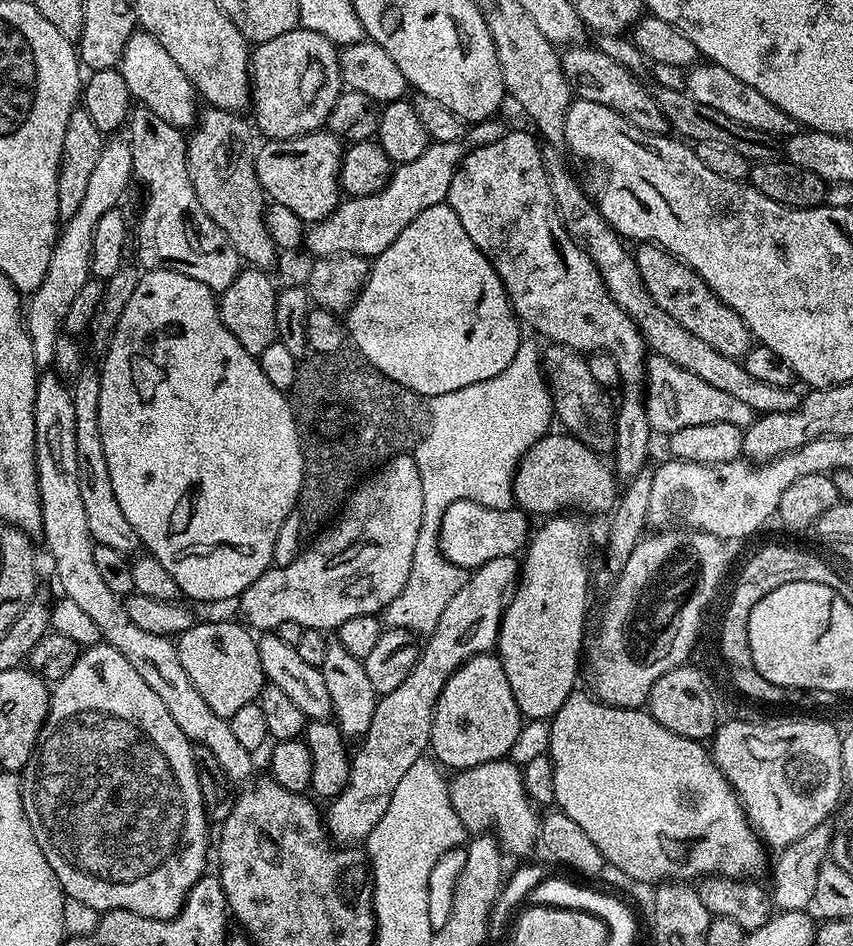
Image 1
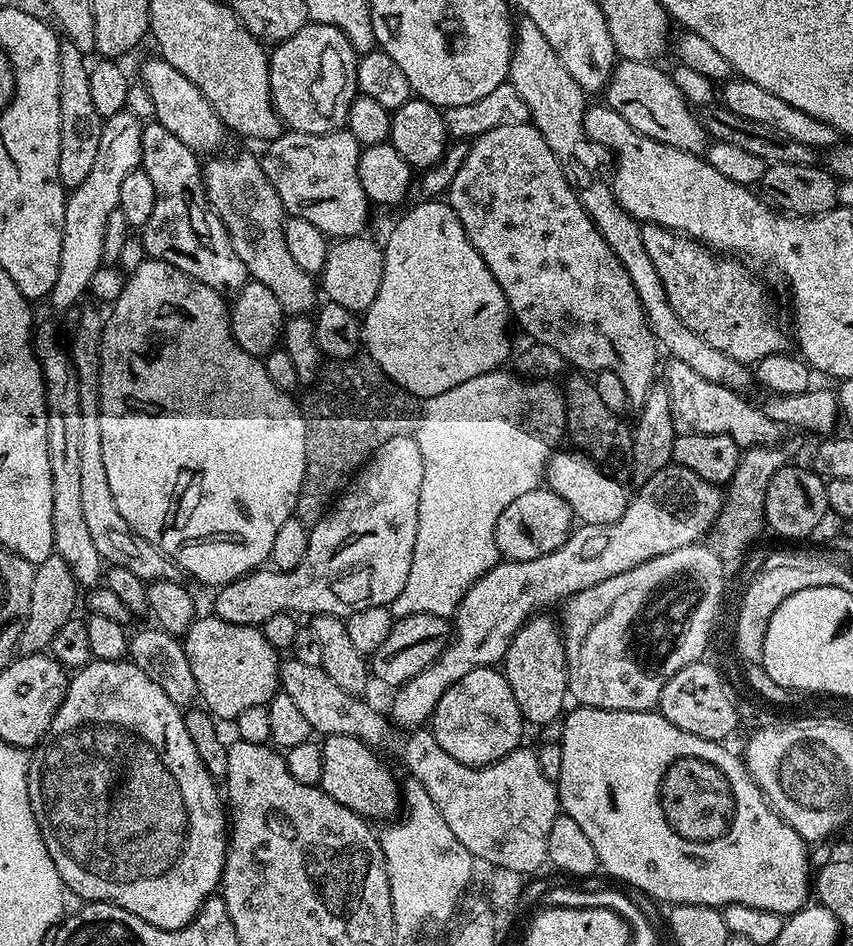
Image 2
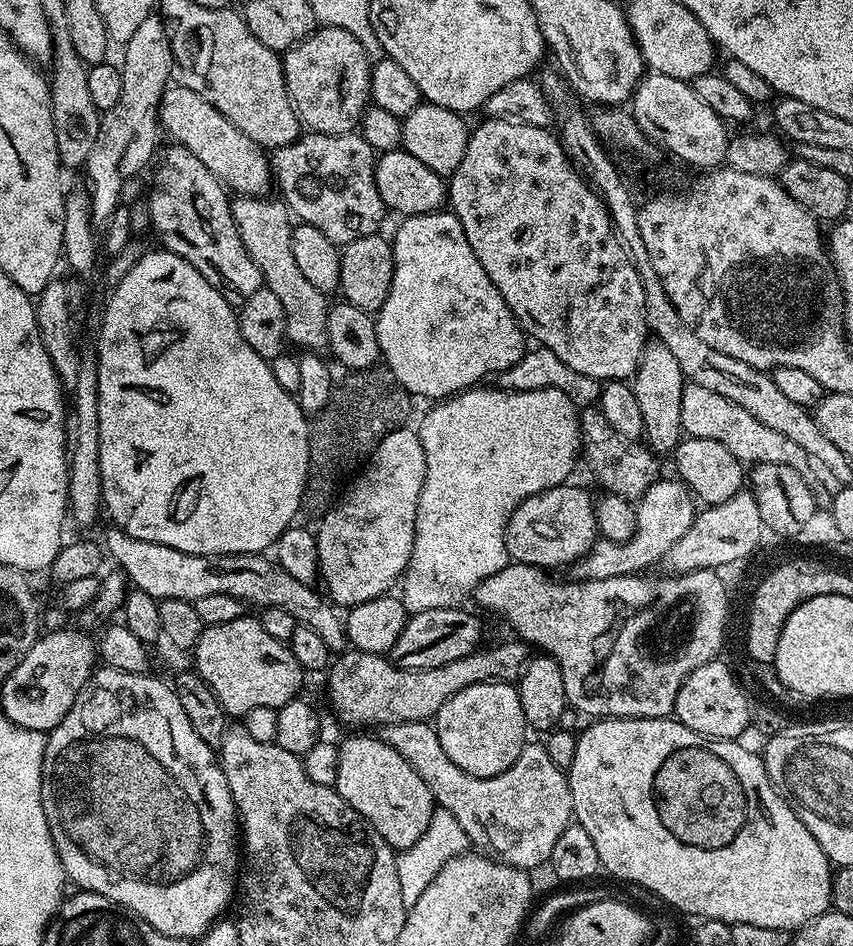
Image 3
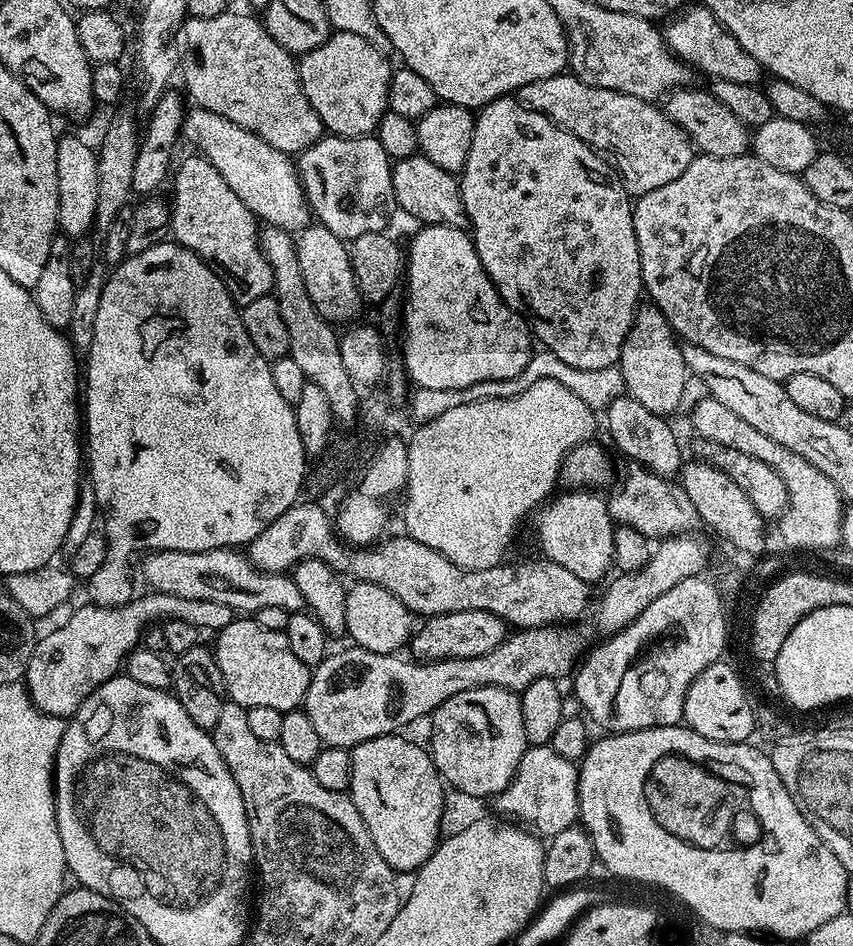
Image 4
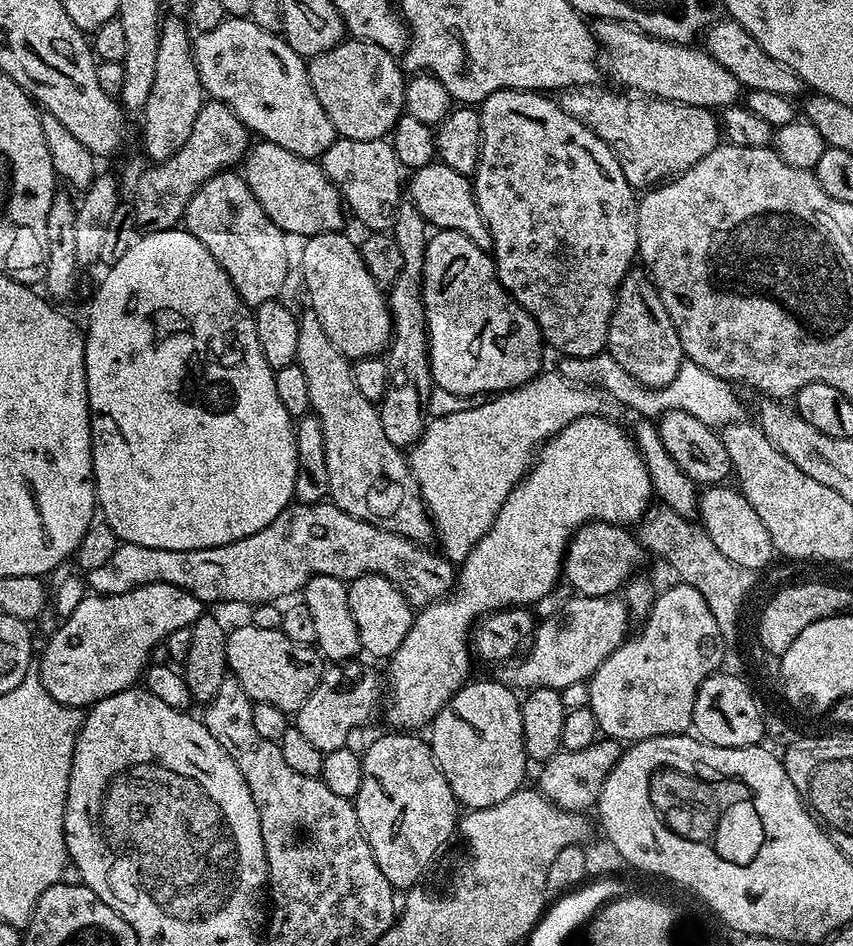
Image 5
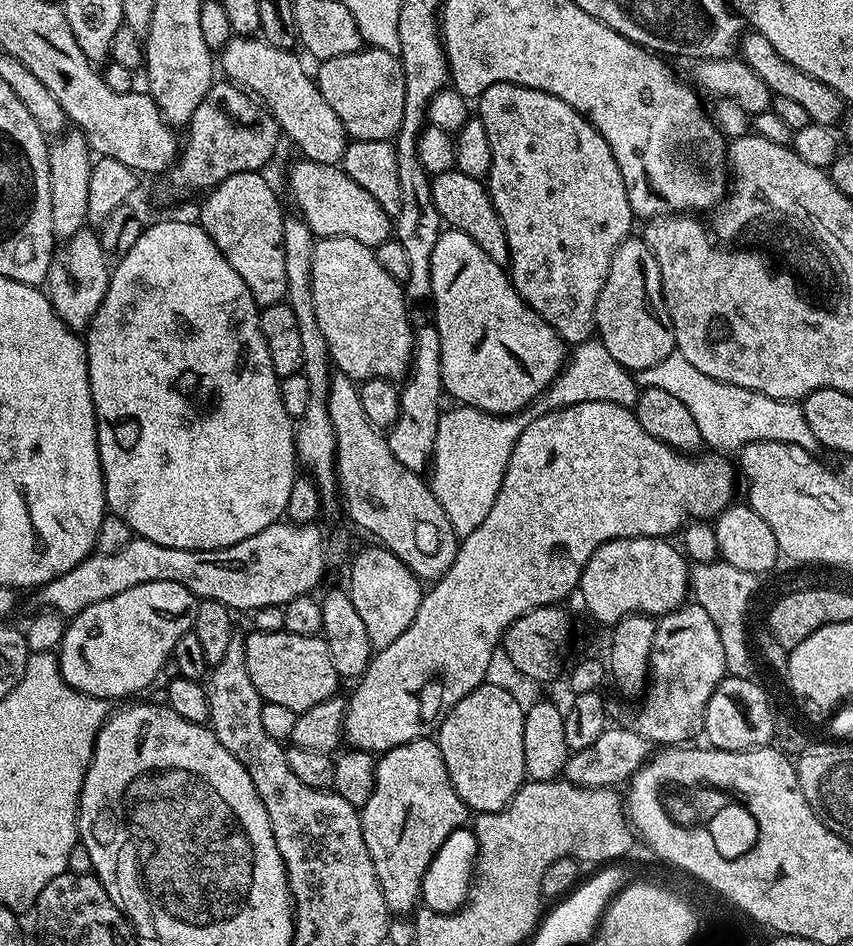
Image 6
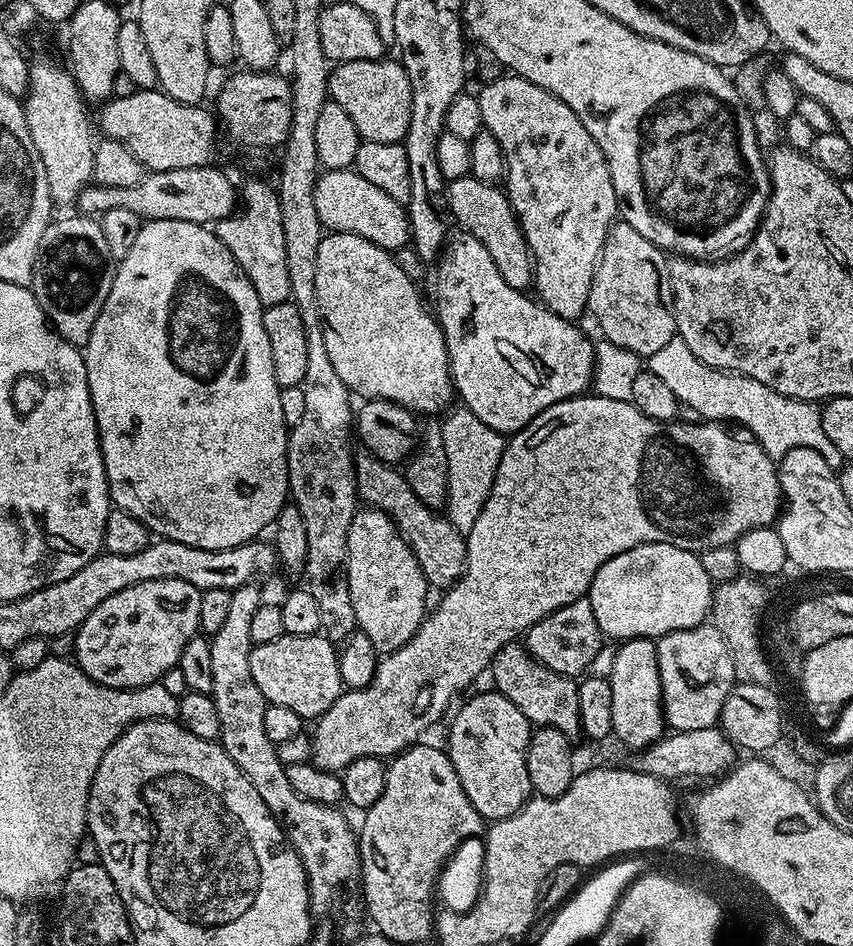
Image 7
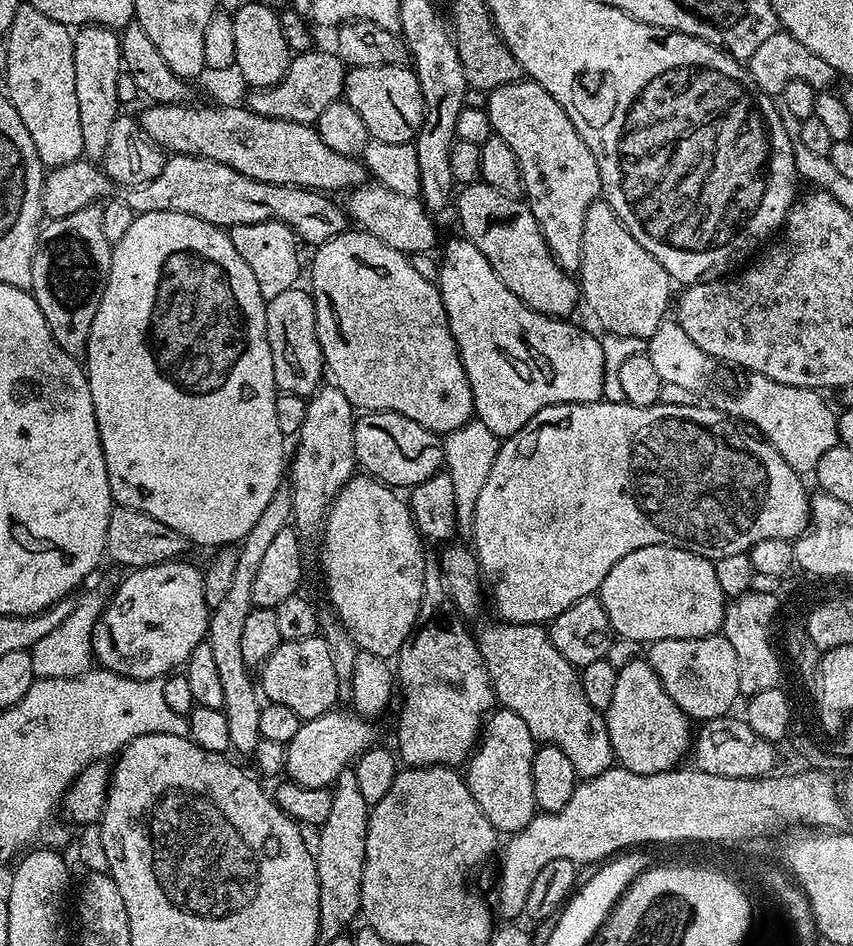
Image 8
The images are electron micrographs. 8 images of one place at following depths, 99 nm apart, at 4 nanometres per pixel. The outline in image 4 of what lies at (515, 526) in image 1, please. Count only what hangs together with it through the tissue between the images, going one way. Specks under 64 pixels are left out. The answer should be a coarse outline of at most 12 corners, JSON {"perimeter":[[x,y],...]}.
{"perimeter":[[564,490],[535,513],[543,559],[589,586],[614,564],[599,491]]}

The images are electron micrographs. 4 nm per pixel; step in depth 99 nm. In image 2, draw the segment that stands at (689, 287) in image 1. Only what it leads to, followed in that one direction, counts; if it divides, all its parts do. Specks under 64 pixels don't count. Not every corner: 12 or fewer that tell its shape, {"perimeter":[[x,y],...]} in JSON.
{"perimeter":[[661,224],[642,246],[674,314],[749,366],[789,351],[747,263]]}

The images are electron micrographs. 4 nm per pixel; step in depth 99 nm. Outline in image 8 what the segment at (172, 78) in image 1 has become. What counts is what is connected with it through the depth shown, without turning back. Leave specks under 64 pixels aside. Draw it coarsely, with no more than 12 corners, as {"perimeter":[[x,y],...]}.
{"perimeter":[[375,182],[353,188],[346,212],[374,238],[432,252],[436,224],[419,196]]}

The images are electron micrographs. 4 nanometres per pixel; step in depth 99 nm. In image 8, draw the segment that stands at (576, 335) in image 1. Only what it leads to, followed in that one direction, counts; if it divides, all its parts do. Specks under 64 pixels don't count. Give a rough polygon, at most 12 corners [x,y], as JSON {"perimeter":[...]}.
{"perimeter":[[531,78],[487,93],[492,131],[563,272],[579,273],[598,162]]}

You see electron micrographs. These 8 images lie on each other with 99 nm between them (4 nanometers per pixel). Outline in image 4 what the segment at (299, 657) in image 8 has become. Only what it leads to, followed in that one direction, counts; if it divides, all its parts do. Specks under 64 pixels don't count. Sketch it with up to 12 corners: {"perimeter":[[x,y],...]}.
{"perimeter":[[234,618],[215,633],[227,699],[295,712],[312,668],[284,632]]}

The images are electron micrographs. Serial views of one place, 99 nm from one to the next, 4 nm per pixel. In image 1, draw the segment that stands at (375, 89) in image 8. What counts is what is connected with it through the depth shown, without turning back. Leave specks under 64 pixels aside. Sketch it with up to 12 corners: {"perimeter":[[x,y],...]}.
{"perimeter":[[299,26],[253,47],[261,137],[321,131],[337,45]]}

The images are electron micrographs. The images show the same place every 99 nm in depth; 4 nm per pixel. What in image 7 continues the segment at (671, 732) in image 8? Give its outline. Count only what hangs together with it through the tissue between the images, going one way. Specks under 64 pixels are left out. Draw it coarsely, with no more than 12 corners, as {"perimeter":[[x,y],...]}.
{"perimeter":[[656,640],[617,647],[612,736],[631,750],[666,732]]}

